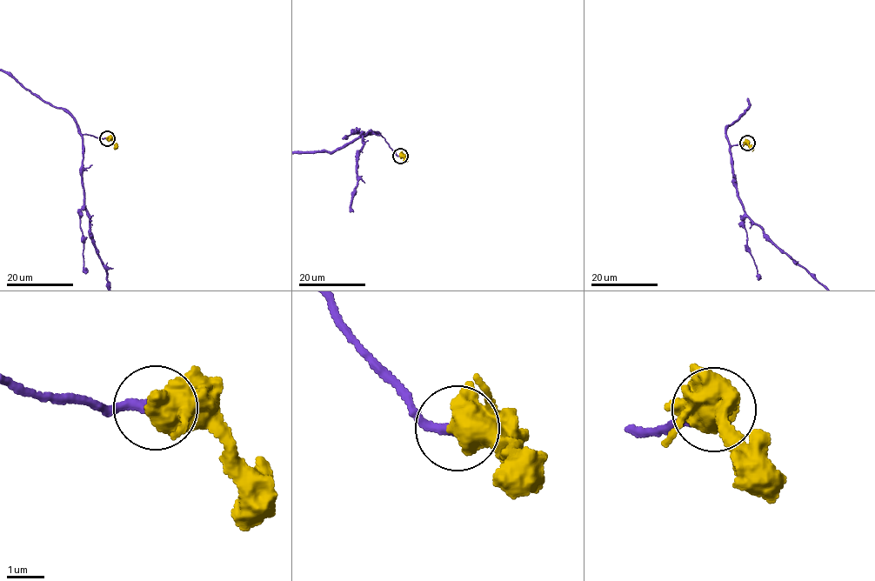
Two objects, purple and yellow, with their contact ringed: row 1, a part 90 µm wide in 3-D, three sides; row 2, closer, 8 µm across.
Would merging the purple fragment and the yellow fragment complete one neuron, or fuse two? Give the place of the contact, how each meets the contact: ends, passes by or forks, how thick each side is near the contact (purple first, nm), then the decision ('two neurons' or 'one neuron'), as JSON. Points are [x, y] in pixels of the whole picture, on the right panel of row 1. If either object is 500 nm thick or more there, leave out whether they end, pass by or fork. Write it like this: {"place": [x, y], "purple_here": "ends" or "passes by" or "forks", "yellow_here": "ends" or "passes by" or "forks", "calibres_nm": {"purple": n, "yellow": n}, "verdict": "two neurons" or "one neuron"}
{"place": [747, 143], "calibres_nm": {"purple": 240, "yellow": 600}, "verdict": "one neuron"}

